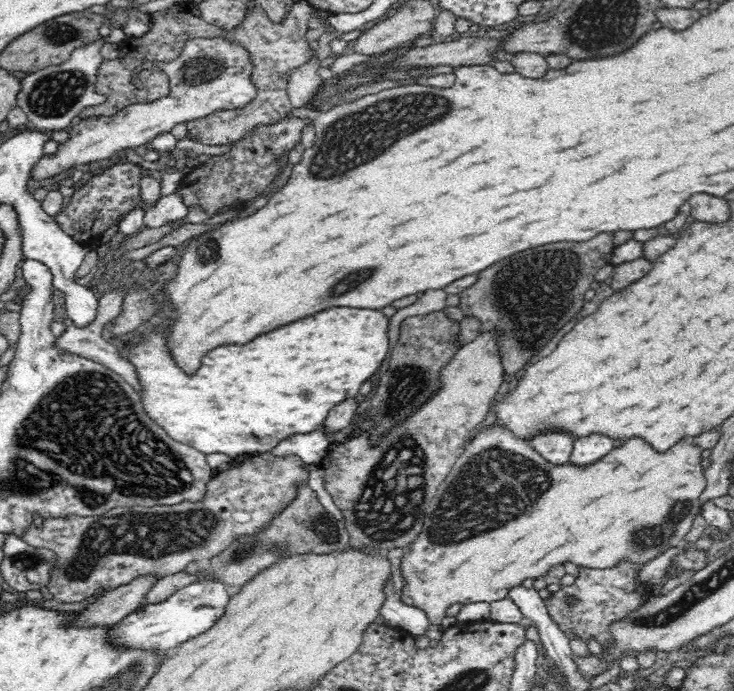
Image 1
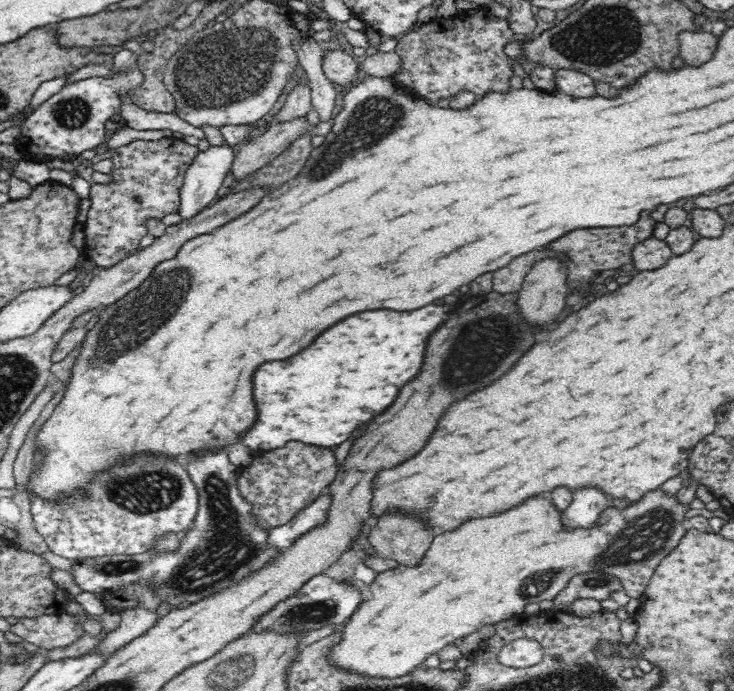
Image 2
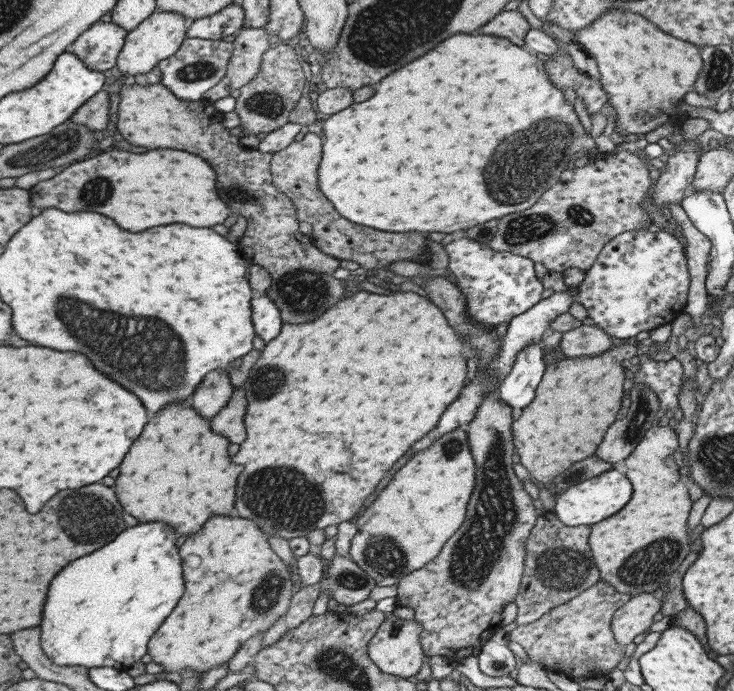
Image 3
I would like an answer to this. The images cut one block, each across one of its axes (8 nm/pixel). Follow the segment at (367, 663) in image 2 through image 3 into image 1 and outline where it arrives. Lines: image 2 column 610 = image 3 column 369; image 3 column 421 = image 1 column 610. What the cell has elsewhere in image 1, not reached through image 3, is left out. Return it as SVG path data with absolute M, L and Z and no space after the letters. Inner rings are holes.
M490 426L484 428L473 439L465 444L464 452L454 462L454 470L450 472L450 476L446 476L444 484L438 486L438 492L432 499L429 506L426 507L426 518L424 518L424 528L418 534L418 538L409 543L402 555L400 561L400 569L402 569L402 577L406 581L406 585L402 588L402 603L418 608L426 613L430 625L438 625L442 627L445 620L445 612L450 606L467 605L477 602L497 602L498 600L509 599L511 588L522 585L526 579L538 579L545 576L550 569L557 565L564 565L566 562L575 564L578 568L590 569L608 569L615 568L627 560L632 564L645 565L648 561L660 556L666 550L674 548L674 546L682 546L686 534L690 532L693 520L699 513L701 508L702 492L707 485L702 465L701 452L698 446L688 444L688 440L680 440L674 448L670 448L664 454L654 452L654 448L650 448L650 444L646 444L644 440L628 440L624 442L620 448L614 448L610 454L606 454L602 460L598 460L596 464L588 464L588 466L576 466L575 464L562 464L556 466L546 462L534 448L530 448L526 442L518 440L512 432L506 432L506 428L502 426Z

